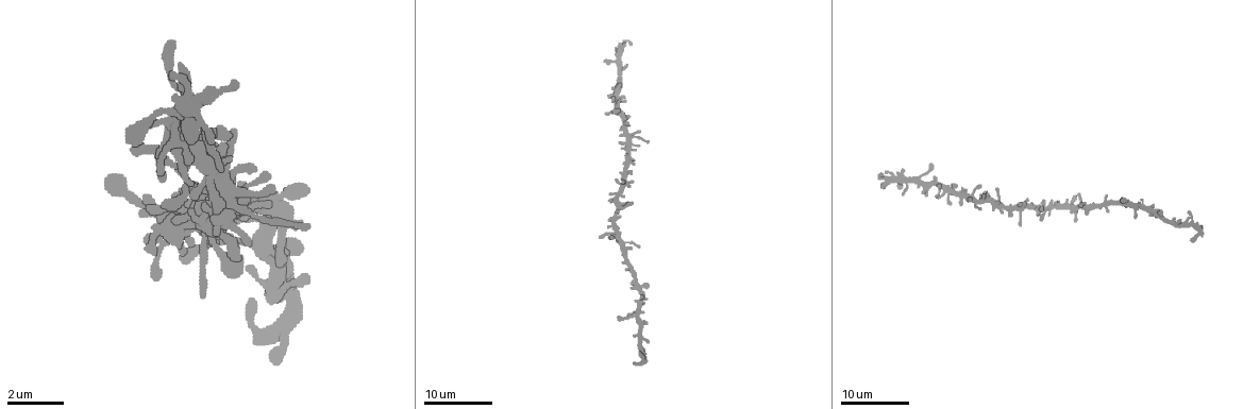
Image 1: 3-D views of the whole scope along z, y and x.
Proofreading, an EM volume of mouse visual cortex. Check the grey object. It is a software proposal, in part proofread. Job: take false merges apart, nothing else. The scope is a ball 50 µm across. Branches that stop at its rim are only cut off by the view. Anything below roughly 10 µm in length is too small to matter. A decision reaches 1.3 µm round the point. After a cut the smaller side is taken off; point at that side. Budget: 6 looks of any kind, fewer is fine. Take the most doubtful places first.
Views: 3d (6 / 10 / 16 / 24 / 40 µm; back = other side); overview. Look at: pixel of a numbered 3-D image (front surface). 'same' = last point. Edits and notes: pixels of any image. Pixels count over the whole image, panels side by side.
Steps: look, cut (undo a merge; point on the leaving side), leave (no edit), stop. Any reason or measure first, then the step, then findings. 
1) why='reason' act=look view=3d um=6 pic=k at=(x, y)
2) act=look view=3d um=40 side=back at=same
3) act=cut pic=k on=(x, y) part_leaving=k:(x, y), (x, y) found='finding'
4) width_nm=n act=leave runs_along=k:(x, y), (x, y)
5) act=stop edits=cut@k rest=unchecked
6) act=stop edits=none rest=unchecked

why='four arms meet' act=look view=3d um=24 pic=1 at=(629, 269)

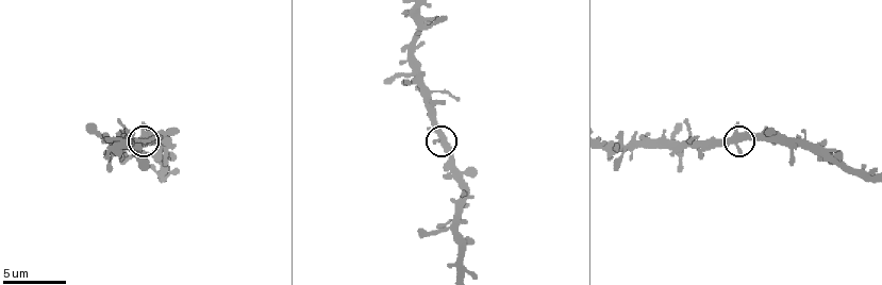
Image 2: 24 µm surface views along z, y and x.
act=look view=3d um=10 pic=2 at=(443, 140)

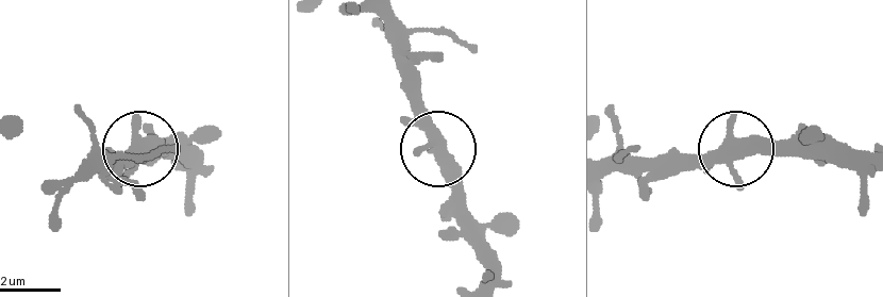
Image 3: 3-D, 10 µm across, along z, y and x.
act=leave found='continuous, no second neuron'

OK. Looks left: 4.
why='arms part here' act=look view=3d um=6 pic=2 at=(630, 145)

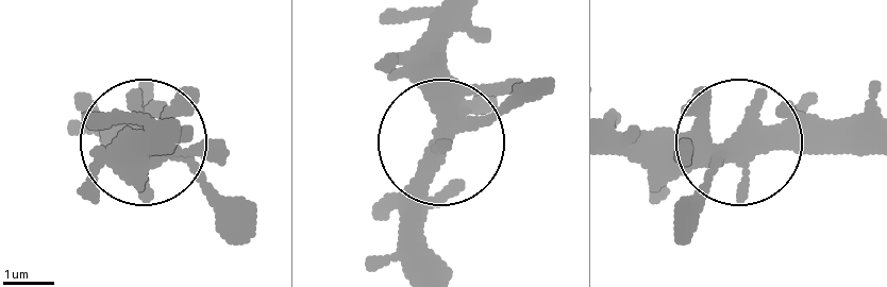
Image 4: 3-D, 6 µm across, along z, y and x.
act=look view=3d um=6 side=back pic=4 at=(737, 150)

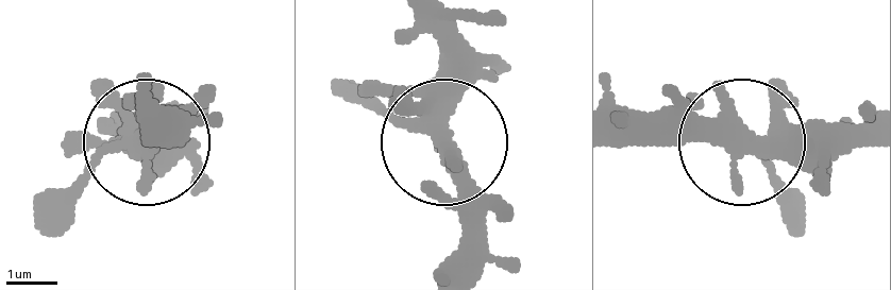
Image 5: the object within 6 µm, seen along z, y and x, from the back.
width_nm=360 act=leave runs_along=5:(757, 135), (626, 135) found='continuous, no second neuron'

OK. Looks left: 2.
why='calibre changes' act=look view=3d um=24 pic=1 at=(624, 129)

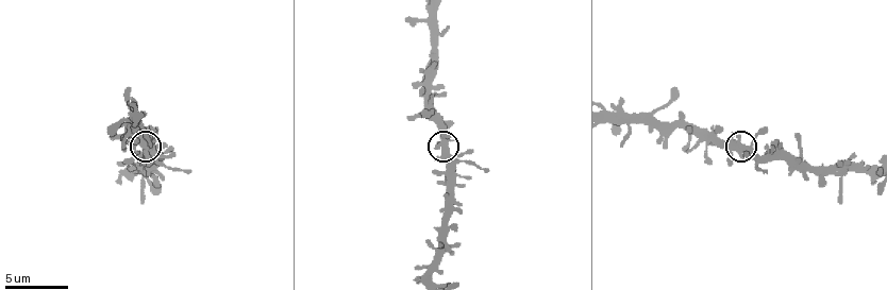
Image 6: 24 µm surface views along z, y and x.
why='zoom in' act=look view=3d um=6 pic=6 at=(742, 148)

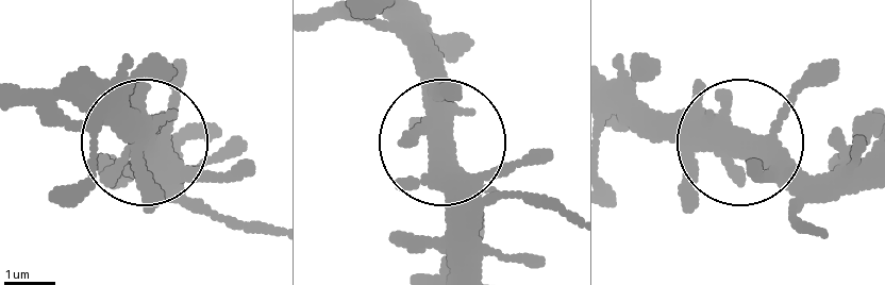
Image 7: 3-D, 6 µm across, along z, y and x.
width_nm=420 act=leave found='one neuron here'

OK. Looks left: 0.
act=stop edits=none rest=unchecked

